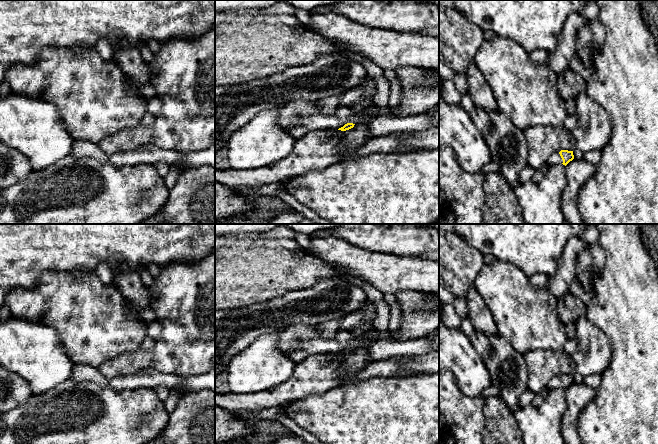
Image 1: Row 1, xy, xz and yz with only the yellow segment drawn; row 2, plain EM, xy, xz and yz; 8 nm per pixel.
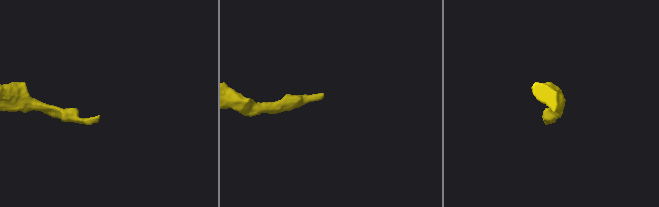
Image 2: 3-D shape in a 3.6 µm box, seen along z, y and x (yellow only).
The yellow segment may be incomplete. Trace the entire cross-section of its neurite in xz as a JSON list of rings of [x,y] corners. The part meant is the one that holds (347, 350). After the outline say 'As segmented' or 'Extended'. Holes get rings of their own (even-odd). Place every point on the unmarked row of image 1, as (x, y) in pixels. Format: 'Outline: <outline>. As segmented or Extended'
Outline: [[[375,328],[361,334],[356,334],[353,331],[339,330],[334,339],[346,348],[338,354],[346,355],[357,348],[368,349],[380,341],[381,334],[382,333]]]. Extended

